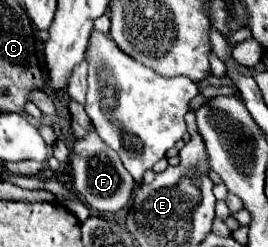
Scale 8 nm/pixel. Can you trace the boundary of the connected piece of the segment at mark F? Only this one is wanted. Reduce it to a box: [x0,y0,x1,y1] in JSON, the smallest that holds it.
[69,127,135,213]

